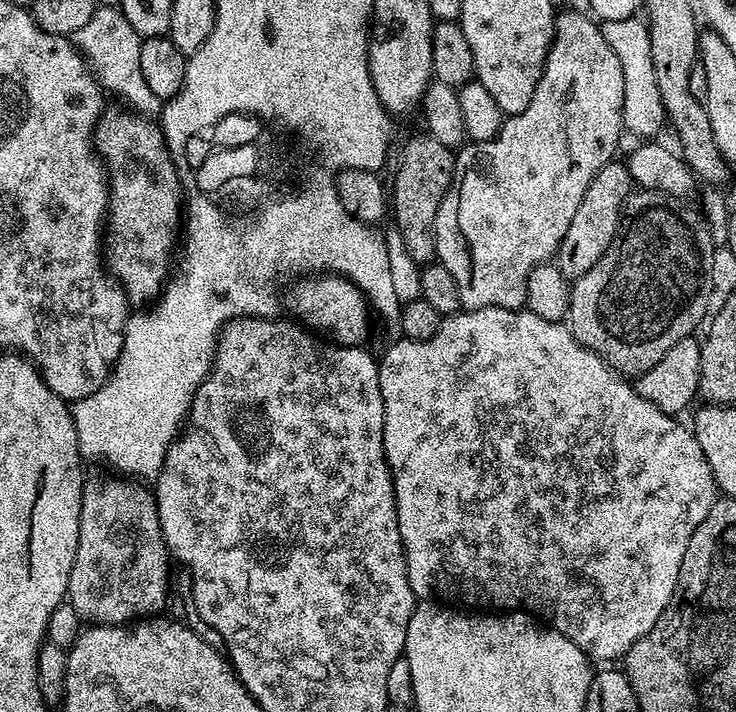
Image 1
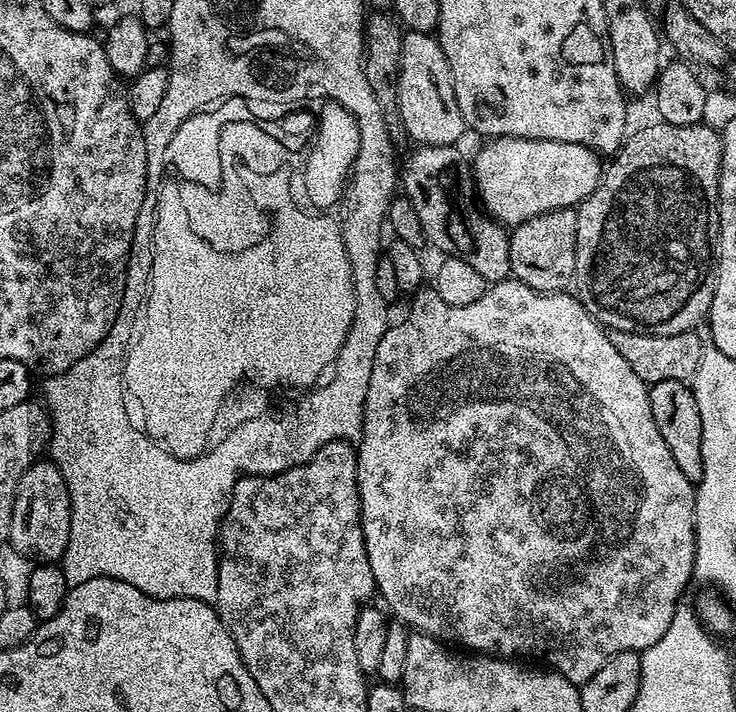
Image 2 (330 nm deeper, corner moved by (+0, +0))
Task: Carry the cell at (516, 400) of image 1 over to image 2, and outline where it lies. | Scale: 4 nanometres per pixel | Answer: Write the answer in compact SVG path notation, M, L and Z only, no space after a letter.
M509 278L485 287L482 298L478 298L478 302L470 302L470 306L450 306L442 302L442 298L432 286L421 287L411 297L411 300L412 305L408 308L408 317L401 324L393 323L388 327L382 342L378 342L378 354L374 354L374 366L370 370L370 386L366 390L364 425L356 448L360 521L366 542L366 554L370 558L370 570L376 579L376 592L385 600L383 603L387 605L390 612L390 607L392 607L391 615L409 629L426 632L437 638L449 636L449 638L444 637L449 641L461 640L468 647L465 649L476 654L495 653L500 658L541 656L548 663L549 669L562 673L566 679L577 686L594 678L594 674L598 674L598 670L606 666L608 657L619 652L641 653L650 646L654 646L654 642L658 642L658 638L662 638L662 634L670 630L670 622L677 608L682 604L680 595L687 590L688 583L693 583L694 580L692 567L696 557L696 489L693 481L688 480L686 474L682 474L682 470L678 470L678 465L674 463L674 457L666 447L662 434L658 434L654 414L650 414L649 385L645 384L642 378L638 378L634 370L630 370L626 358L622 358L622 354L614 350L611 335L580 305L579 299L567 291L539 292L518 279Z

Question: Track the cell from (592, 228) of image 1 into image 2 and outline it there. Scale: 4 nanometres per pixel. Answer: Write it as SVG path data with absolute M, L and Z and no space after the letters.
M559 208L515 225L508 238L512 276L539 292L565 291L576 274L577 234L576 208Z

